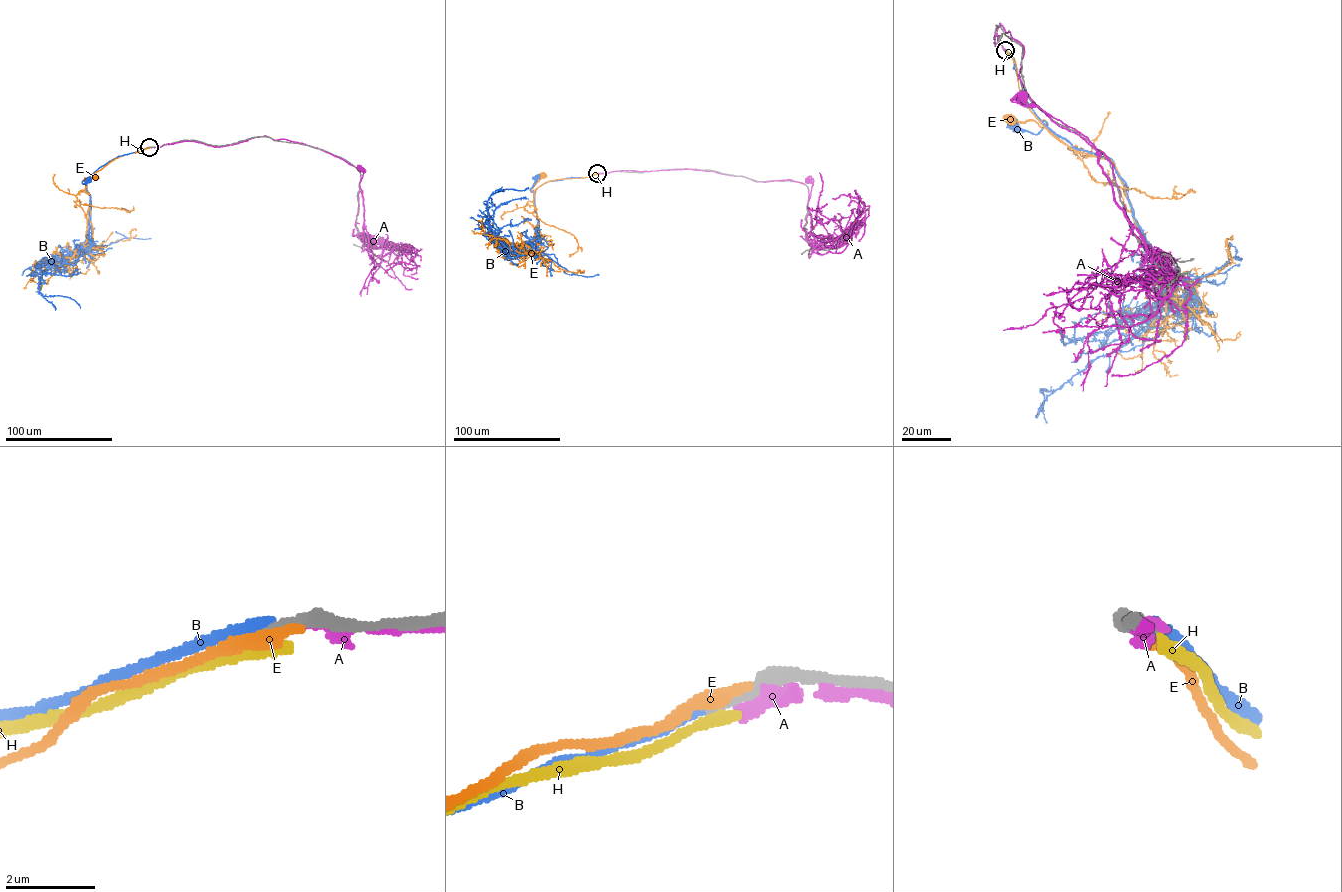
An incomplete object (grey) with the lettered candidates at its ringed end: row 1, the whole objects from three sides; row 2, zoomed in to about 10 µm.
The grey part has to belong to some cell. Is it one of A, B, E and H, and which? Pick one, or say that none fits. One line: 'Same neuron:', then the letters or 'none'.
Same neuron: none

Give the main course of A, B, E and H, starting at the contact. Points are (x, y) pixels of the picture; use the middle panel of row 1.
A: (599, 173), (686, 169), (762, 182), (790, 179), (807, 187), (810, 214), (807, 206), (812, 184), (808, 180)
B: (597, 173), (548, 181), (536, 189), (534, 195), (530, 188), (536, 177)
E: (597, 173), (550, 180), (534, 193), (531, 189), (544, 175)
H: (597, 174), (584, 177)

